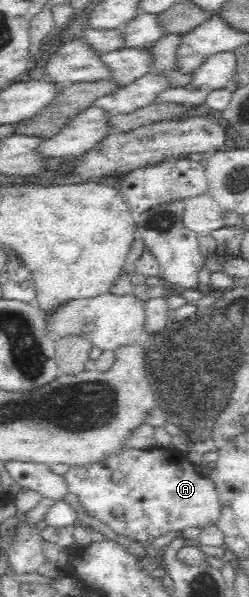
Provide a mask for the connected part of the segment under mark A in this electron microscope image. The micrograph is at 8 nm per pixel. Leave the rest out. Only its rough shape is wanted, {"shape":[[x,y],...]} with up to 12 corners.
{"shape":[[171,446],[119,447],[64,477],[89,516],[147,544],[221,512]]}

